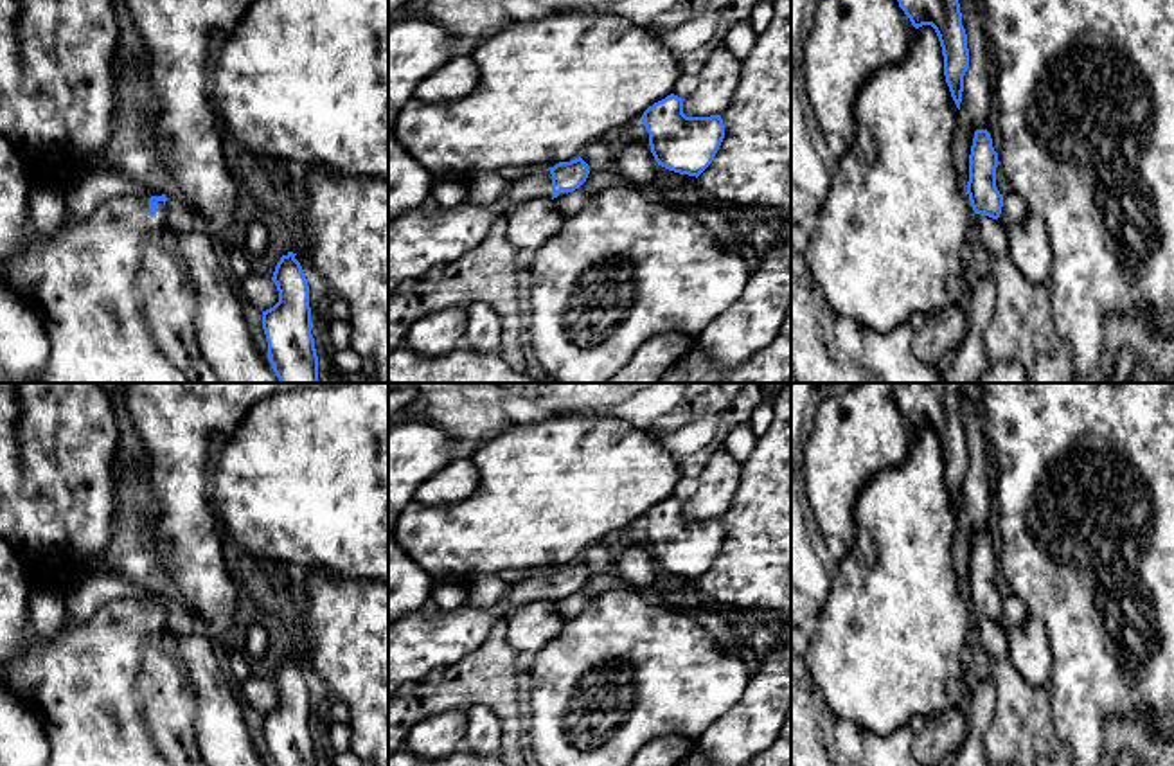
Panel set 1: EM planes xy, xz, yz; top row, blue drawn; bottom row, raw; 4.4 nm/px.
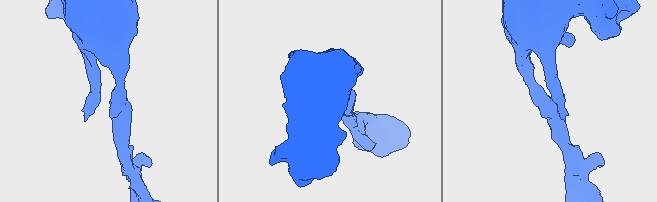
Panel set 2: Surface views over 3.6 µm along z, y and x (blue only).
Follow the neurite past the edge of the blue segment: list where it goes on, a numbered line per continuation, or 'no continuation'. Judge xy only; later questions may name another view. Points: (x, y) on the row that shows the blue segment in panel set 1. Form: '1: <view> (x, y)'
1: xy (81, 281)

